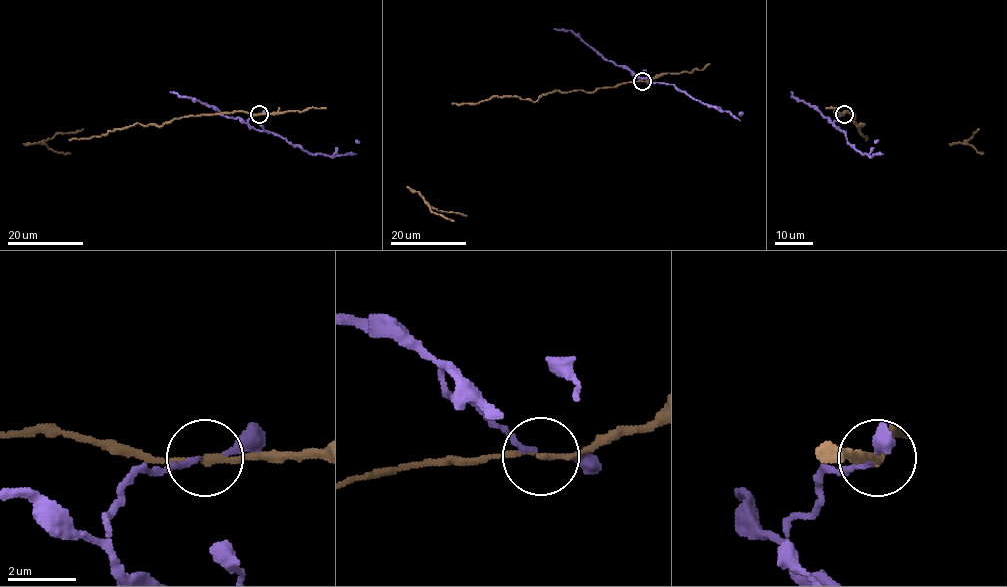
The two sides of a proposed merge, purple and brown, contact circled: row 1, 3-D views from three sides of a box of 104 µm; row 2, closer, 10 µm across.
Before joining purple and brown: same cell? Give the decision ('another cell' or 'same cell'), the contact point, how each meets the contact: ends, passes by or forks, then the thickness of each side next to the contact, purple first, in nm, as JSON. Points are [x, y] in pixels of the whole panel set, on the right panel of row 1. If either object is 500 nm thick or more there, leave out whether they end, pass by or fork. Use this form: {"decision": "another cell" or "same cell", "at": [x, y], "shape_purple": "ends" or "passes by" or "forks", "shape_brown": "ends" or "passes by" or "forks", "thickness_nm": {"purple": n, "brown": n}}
{"decision": "another cell", "at": [844, 114], "shape_purple": "passes by", "shape_brown": "passes by", "thickness_nm": {"purple": 120, "brown": 160}}

